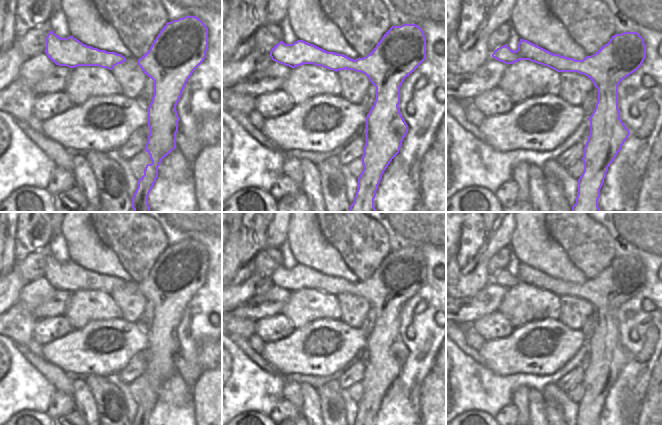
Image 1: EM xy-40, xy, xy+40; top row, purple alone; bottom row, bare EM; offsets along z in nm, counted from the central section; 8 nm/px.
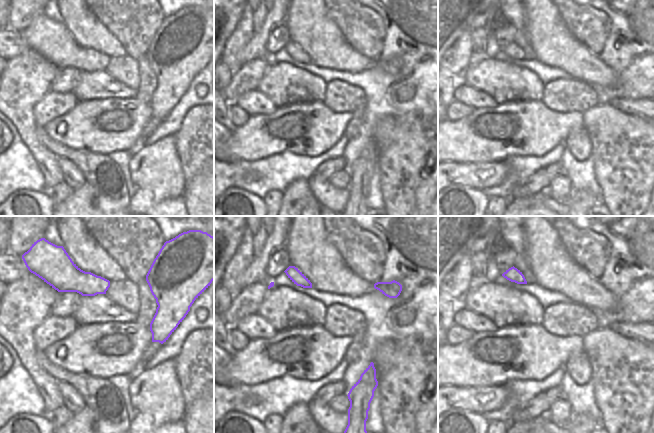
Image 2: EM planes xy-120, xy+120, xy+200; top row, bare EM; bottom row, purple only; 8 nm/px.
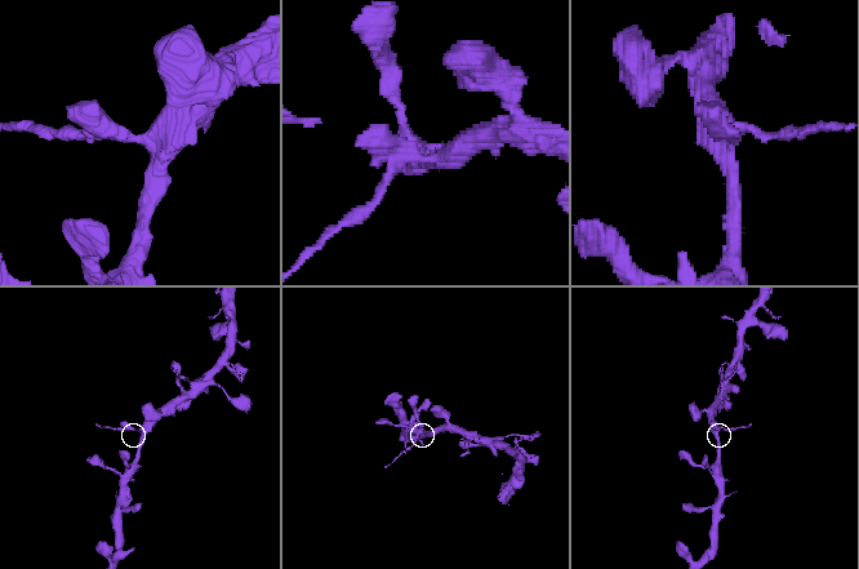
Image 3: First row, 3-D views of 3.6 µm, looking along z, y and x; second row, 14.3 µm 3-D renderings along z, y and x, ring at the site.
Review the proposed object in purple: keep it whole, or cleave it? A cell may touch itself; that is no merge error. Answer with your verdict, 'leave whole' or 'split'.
split

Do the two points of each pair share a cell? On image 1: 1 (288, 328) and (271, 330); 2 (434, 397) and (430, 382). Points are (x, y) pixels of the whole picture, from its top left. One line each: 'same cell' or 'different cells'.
1: same cell
2: same cell

